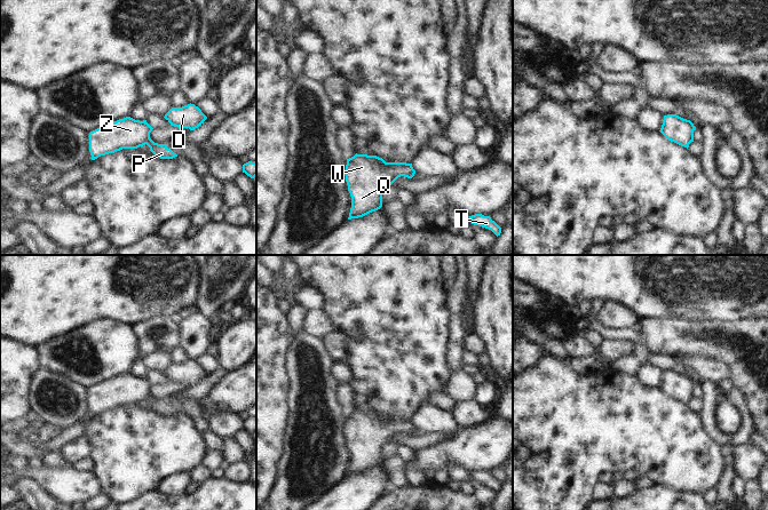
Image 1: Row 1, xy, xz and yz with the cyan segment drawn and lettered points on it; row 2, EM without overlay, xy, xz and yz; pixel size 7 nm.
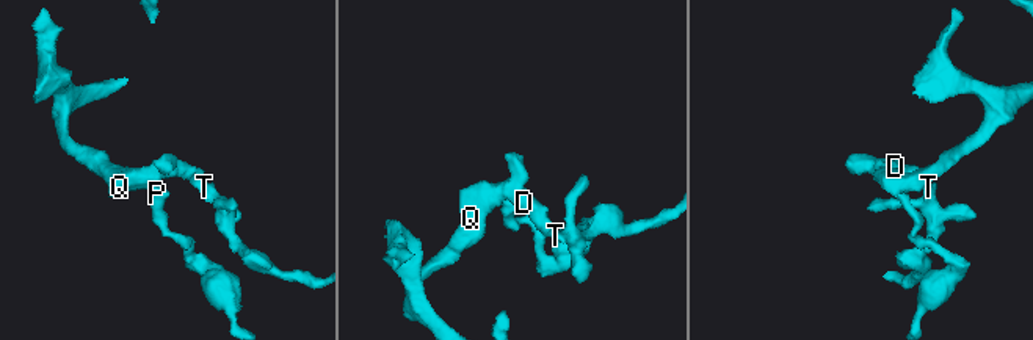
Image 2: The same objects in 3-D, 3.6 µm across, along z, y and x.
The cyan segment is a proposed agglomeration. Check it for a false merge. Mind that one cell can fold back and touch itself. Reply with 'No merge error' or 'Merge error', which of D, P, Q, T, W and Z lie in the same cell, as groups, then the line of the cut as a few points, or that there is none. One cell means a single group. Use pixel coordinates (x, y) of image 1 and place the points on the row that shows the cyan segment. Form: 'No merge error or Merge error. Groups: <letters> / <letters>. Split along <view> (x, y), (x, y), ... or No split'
No merge error. Groups: D P Q T W Z. No split.

